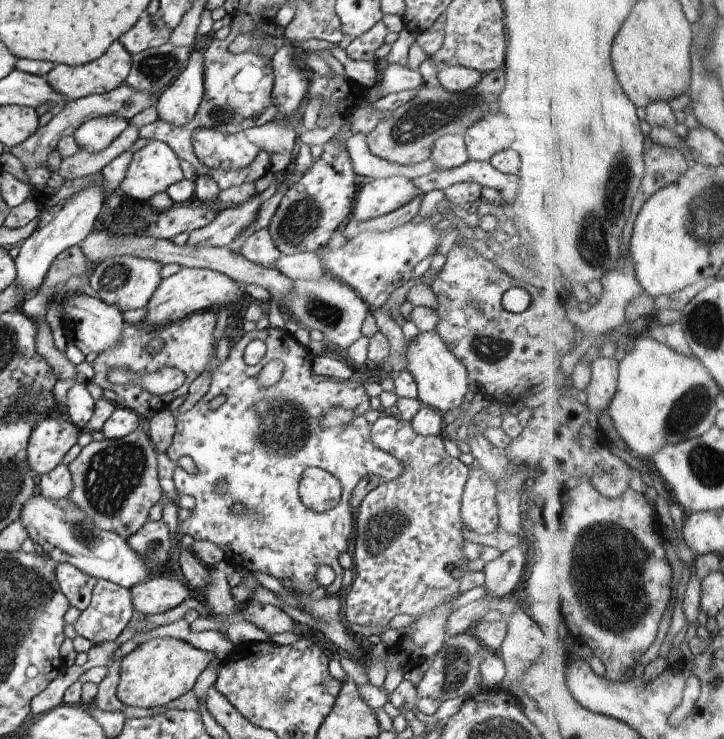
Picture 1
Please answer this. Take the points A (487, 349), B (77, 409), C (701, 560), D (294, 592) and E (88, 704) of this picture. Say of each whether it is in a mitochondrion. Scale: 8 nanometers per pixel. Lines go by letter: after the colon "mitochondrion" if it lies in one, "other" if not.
A: mitochondrion
B: other
C: other
D: other
E: other

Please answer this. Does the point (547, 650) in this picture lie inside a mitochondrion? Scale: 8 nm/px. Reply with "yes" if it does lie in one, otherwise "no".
no

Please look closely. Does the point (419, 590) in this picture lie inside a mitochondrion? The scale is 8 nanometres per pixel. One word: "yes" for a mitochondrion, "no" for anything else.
no

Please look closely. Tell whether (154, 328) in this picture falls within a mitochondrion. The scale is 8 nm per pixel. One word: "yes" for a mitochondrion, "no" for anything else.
no

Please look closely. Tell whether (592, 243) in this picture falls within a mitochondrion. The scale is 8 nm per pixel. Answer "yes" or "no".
yes

